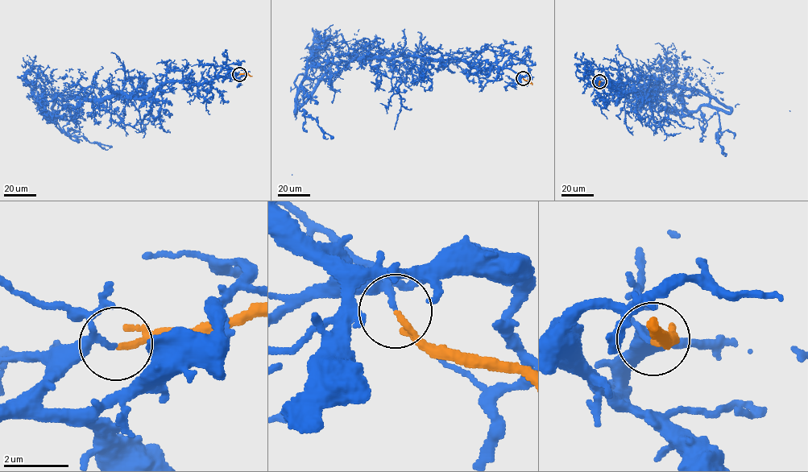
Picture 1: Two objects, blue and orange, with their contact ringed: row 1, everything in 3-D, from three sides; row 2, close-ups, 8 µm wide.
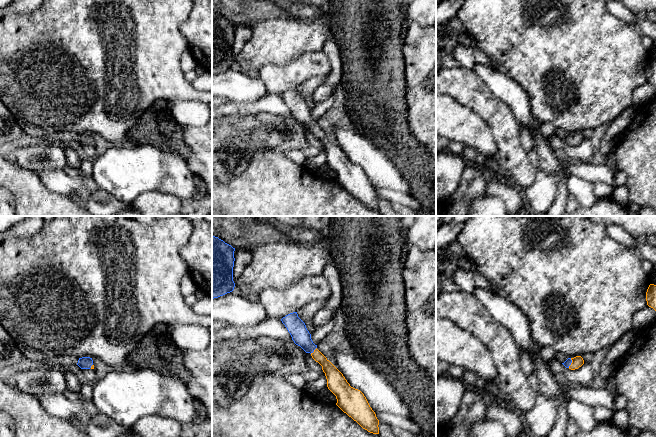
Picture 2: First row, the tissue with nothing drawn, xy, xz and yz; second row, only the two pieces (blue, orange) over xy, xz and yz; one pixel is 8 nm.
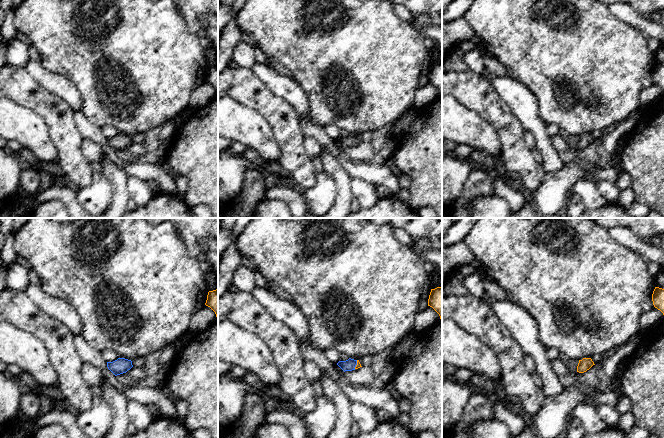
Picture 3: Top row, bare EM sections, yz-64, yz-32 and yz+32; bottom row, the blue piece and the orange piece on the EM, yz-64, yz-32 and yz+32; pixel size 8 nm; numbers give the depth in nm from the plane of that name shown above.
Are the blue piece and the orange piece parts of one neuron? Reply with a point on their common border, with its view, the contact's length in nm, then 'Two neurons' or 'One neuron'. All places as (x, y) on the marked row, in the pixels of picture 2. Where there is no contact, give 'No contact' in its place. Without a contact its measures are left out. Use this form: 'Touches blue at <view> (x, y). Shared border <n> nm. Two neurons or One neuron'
Touches blue at xz (313, 351). Shared border 80 nm. One neuron

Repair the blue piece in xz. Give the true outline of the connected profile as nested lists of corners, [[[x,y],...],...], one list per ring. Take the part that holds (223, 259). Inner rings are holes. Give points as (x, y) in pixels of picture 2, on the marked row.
[[[212,235],[212,299],[234,290],[234,251],[231,245]]]

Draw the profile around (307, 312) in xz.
[[[325,300],[312,301],[297,311],[298,317],[306,323],[309,319],[312,319],[320,309],[324,308],[326,303],[327,301]]]

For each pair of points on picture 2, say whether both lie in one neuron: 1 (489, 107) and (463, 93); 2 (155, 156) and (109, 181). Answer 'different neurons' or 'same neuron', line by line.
1: same neuron
2: same neuron

